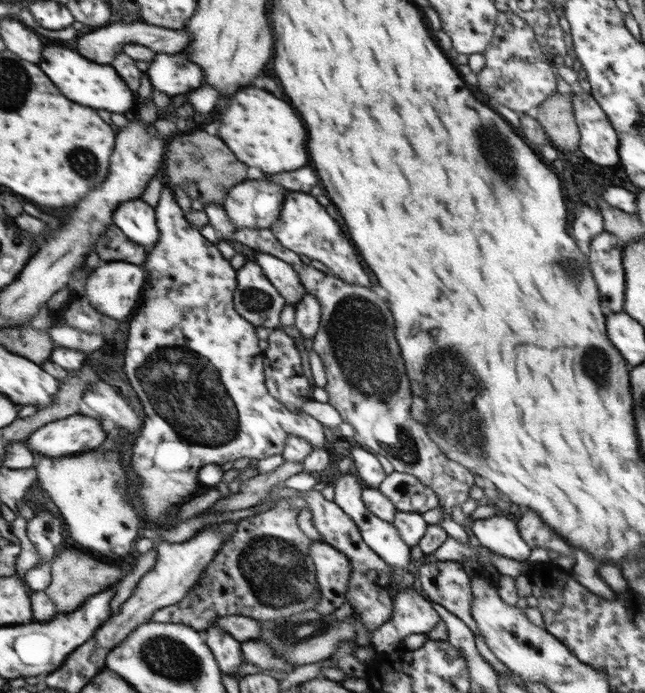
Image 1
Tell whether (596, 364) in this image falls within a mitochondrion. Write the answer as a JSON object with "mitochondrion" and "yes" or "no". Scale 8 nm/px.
{"mitochondrion":"yes"}

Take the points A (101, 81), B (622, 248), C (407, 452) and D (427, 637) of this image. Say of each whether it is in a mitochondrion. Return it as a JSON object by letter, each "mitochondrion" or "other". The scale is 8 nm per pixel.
{"A":"other","B":"other","C":"mitochondrion","D":"other"}

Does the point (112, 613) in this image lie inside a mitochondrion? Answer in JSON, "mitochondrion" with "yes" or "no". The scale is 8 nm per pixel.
{"mitochondrion":"no"}

